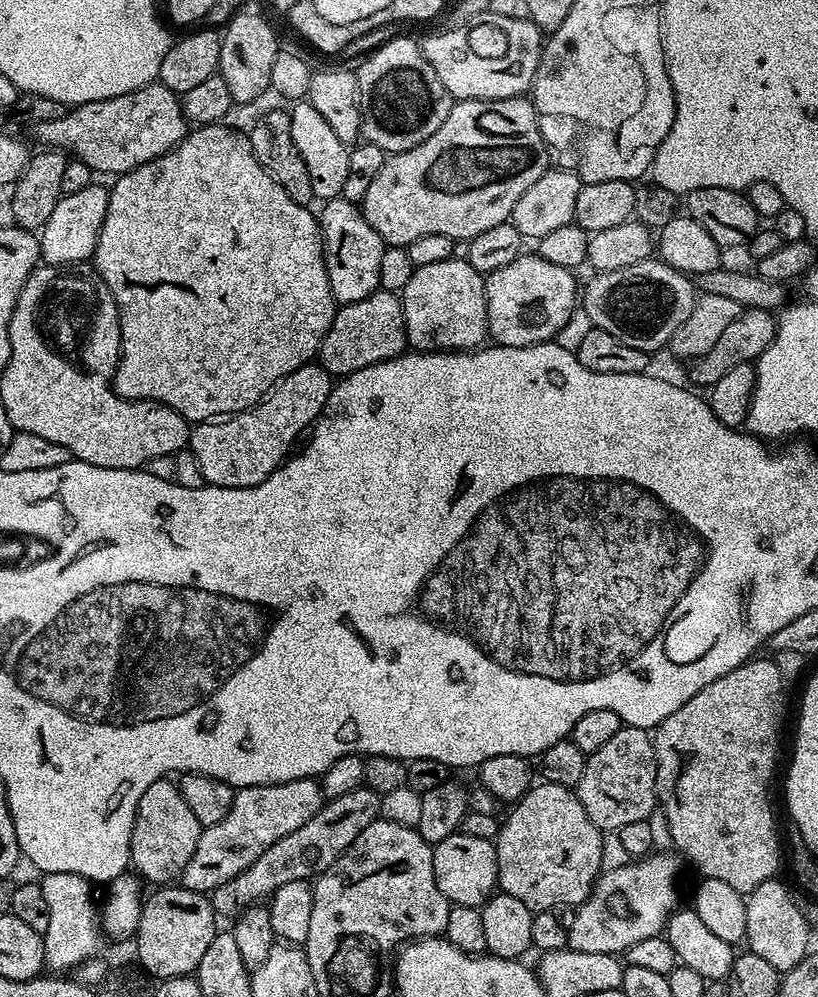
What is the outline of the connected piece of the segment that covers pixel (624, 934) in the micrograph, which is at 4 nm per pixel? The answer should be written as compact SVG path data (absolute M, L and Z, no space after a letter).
M653 851L597 876L592 895L575 909L576 917L567 925L568 947L586 954L605 948L613 954L624 954L634 942L661 935L678 907L676 899L680 892L676 889L676 879L680 876L680 864L681 857L671 851Z

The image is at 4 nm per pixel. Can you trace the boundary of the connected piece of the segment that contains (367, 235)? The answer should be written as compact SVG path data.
M343 198L325 200L319 205L320 234L324 237L324 261L330 278L330 290L337 305L358 302L380 288L378 269L382 267L385 243L366 222L364 209Z

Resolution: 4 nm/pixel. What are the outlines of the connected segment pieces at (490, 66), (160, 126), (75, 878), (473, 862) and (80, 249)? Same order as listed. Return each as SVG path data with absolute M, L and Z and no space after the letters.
M448 26L445 32L436 32L433 36L421 39L419 45L424 51L426 62L434 66L434 74L442 81L442 86L451 94L453 101L457 100L501 100L502 98L514 98L525 95L531 89L536 73L532 70L532 64L540 65L542 51L541 29L528 32L532 40L528 40L528 48L524 52L516 52L516 47L511 47L512 64L508 60L488 60L488 56L476 56L476 48L468 44L468 36L464 32L458 32L454 26Z
M159 82L98 102L69 107L62 118L31 125L30 132L45 149L61 149L86 162L93 173L123 174L166 154L190 131L180 96Z
M78 874L41 875L38 883L50 909L50 927L42 933L44 937L44 962L53 973L64 974L67 968L79 969L87 960L93 959L100 948L102 929L97 901L92 901L93 885Z
M461 830L434 845L432 857L434 858L434 882L438 882L438 890L442 890L449 905L461 904L480 908L497 891L498 858L493 841L474 838Z
M100 182L86 186L75 194L63 194L57 202L50 218L39 229L40 258L45 265L80 264L83 260L91 261L96 255L98 238L102 234L102 222L106 222L109 189Z

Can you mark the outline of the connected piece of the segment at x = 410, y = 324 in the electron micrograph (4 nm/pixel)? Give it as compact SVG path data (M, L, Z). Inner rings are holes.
M453 258L446 262L430 262L430 266L413 268L402 299L408 343L417 352L467 352L481 347L489 339L484 276L474 270L467 259Z

